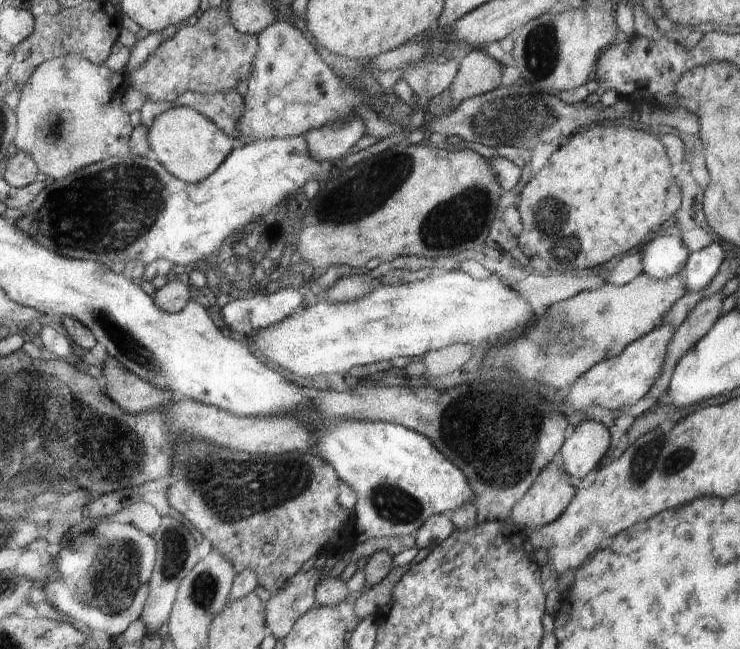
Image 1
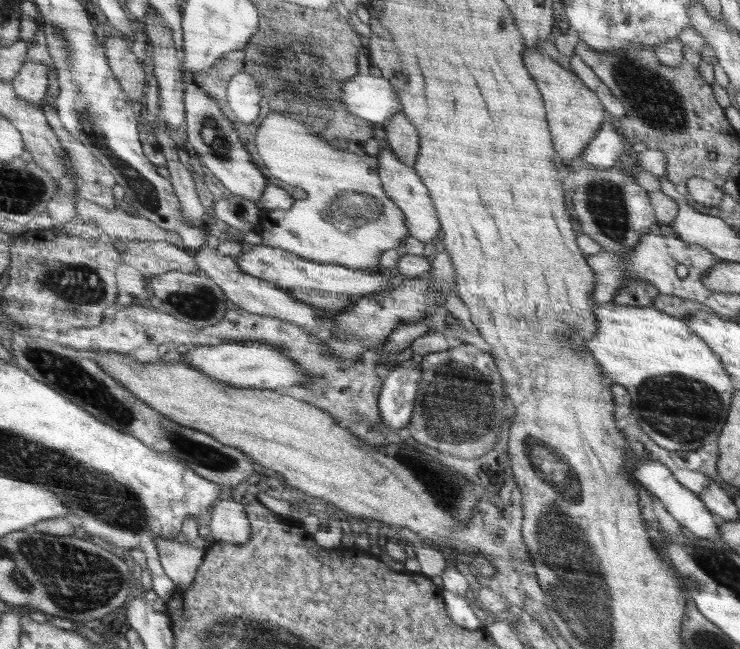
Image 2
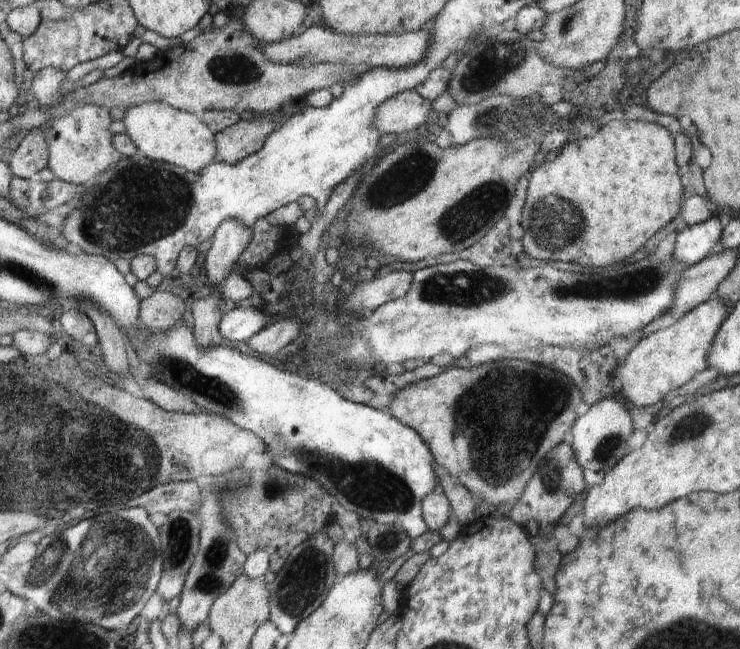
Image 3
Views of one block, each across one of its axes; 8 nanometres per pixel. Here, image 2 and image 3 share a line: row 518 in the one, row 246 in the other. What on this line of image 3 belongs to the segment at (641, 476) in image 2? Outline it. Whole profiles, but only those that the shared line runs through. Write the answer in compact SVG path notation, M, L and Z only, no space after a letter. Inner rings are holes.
M715 210L714 212L714 215L705 222L680 226L672 250L674 260L684 262L687 267L690 267L708 256L724 251L724 246L720 244L721 212Z

